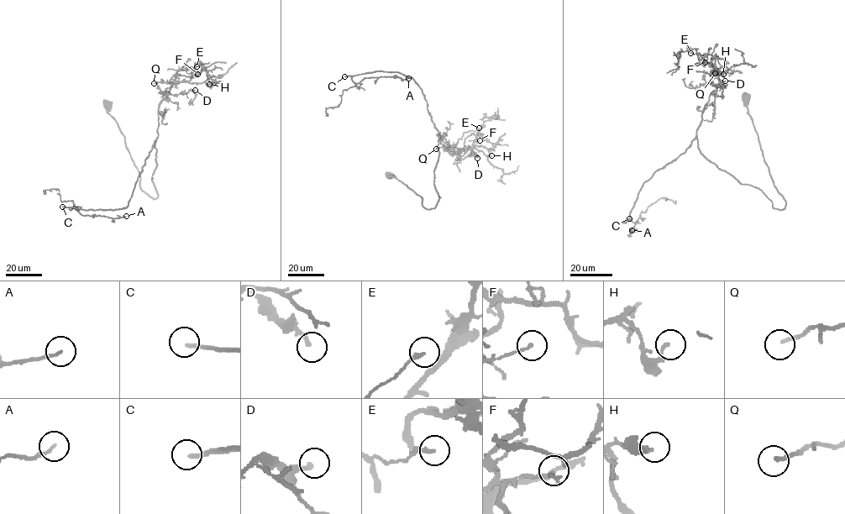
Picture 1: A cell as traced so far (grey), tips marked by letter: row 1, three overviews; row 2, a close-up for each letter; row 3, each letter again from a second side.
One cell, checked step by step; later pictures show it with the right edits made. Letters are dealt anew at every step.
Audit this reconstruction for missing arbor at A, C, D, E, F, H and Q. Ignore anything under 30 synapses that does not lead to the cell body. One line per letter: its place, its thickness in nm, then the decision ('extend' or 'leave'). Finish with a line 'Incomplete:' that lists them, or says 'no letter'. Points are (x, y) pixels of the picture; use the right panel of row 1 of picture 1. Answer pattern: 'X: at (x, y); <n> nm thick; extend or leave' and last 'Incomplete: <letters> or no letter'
A: at (632, 230); 130 nm thick; leave
C: at (629, 218); 180 nm thick; extend
D: at (725, 81); 200 nm thick; leave
E: at (690, 53); 170 nm thick; leave
F: at (705, 62); 140 nm thick; leave
H: at (723, 74); 140 nm thick; leave
Q: at (715, 73); 190 nm thick; leave
Incomplete: C

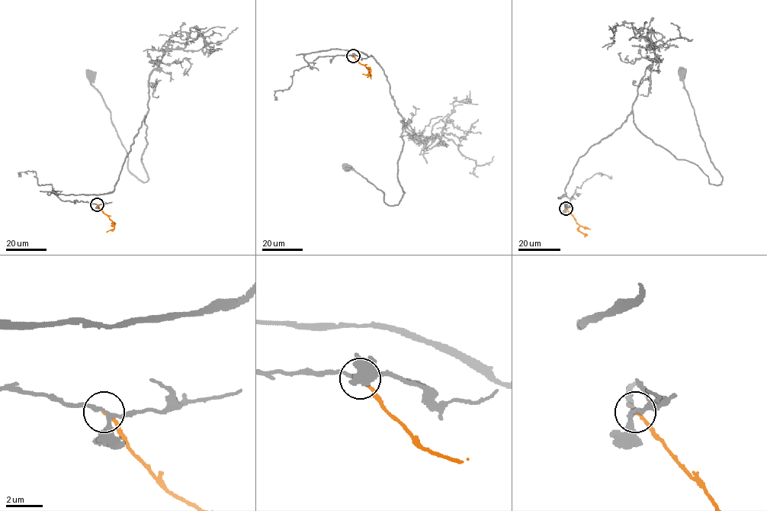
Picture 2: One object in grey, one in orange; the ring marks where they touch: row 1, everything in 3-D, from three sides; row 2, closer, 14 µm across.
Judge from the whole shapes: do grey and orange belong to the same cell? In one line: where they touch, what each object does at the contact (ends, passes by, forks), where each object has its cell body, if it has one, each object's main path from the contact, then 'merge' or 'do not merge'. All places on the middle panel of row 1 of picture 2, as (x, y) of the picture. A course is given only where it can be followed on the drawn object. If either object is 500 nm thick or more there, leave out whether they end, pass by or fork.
at (353, 56); grey forks there; orange ends there; cell body of grey at (346, 168); no cell body on orange; grey runs (353, 56), (304, 56), (356, 50), (380, 65), (402, 119), (401, 200), (389, 205), (346, 167); orange runs (353, 56), (370, 69), (369, 73), (362, 74); do not merge

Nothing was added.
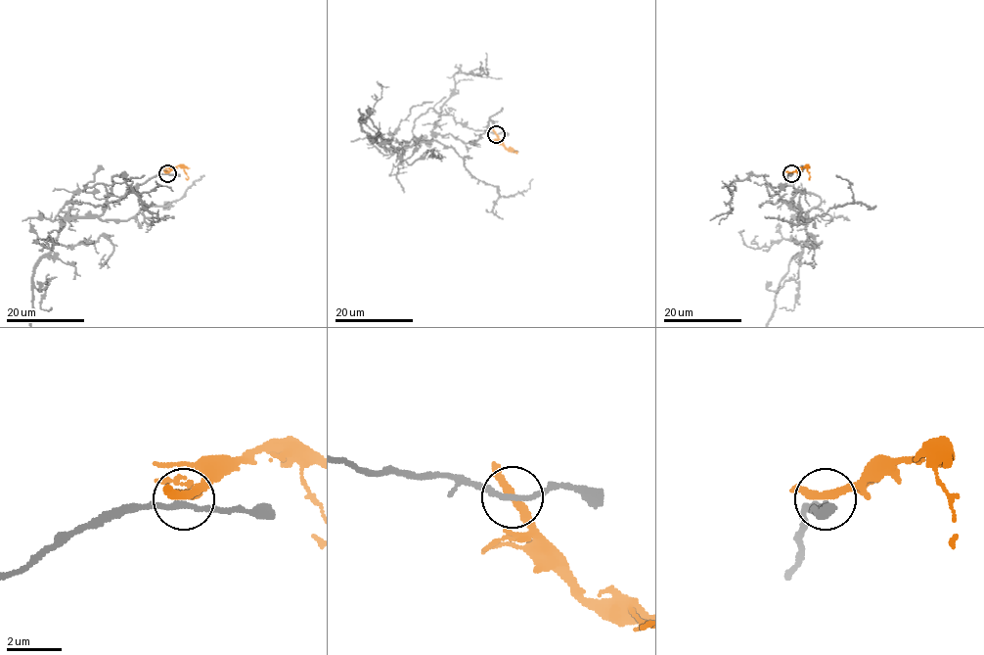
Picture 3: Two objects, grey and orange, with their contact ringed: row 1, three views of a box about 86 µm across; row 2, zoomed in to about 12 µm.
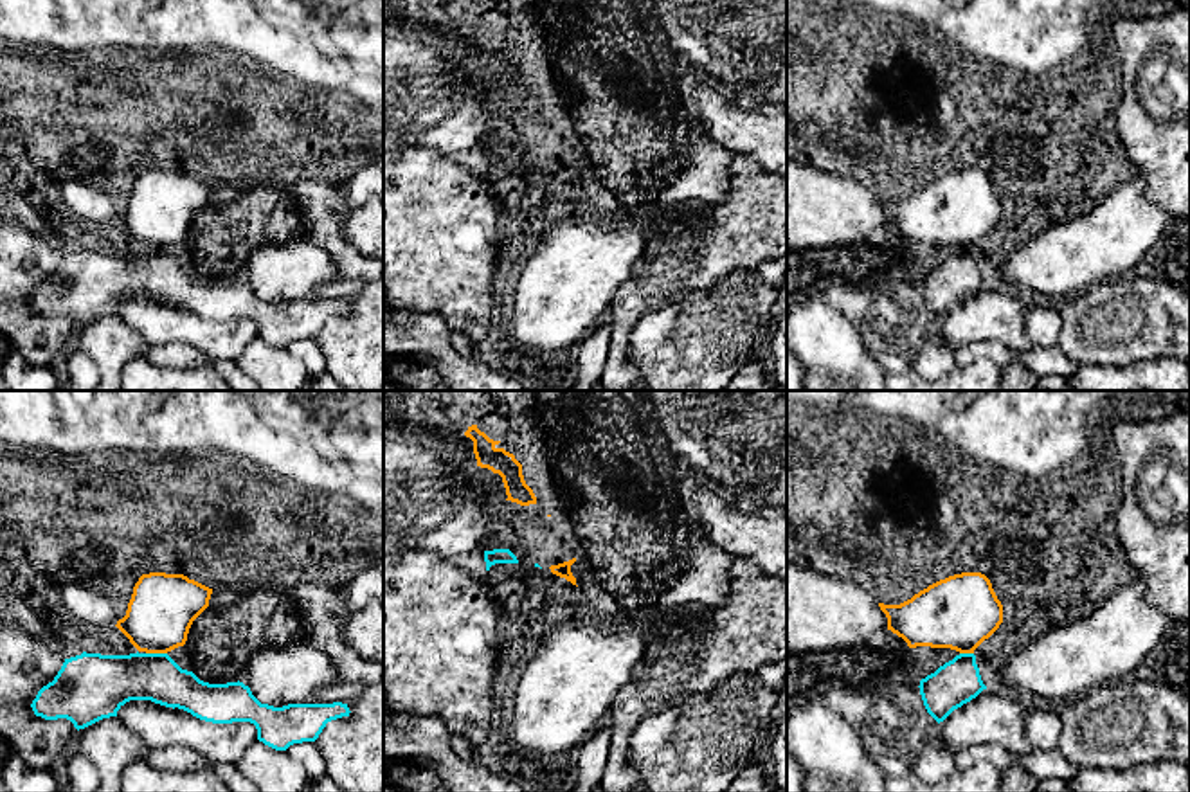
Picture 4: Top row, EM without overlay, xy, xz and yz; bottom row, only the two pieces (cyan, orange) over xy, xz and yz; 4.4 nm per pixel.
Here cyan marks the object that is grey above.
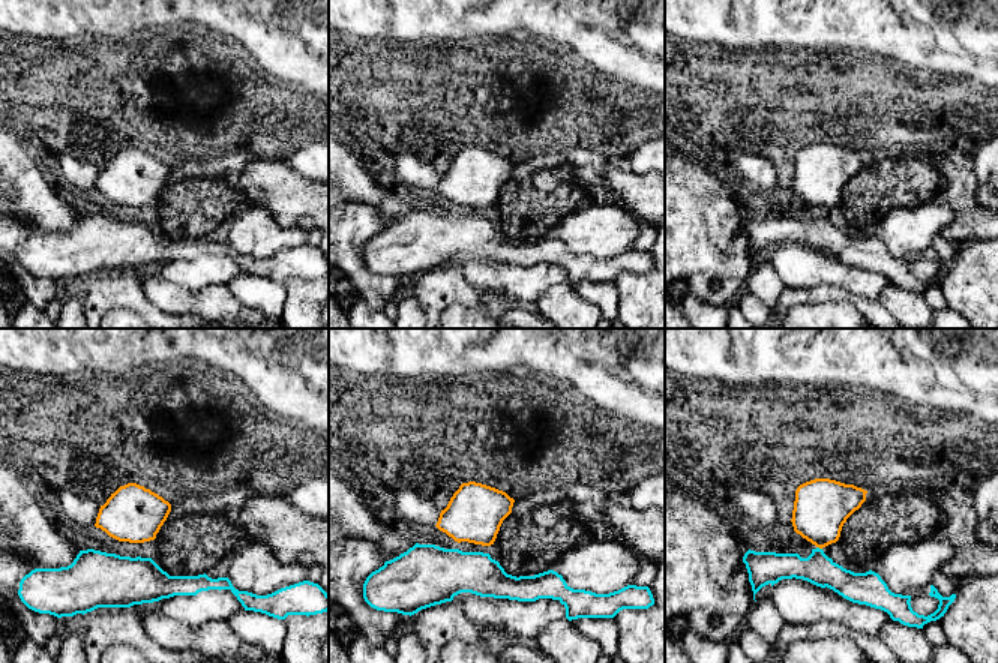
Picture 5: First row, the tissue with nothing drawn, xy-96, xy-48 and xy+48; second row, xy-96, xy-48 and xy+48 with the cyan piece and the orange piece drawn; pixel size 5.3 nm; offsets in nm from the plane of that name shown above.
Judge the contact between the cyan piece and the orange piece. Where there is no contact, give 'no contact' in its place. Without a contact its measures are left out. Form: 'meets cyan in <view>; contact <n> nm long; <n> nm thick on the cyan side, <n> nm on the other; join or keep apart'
meets cyan in xy; contact 100 nm long; 240 nm thick on the cyan side, 300 nm on the other; keep apart

